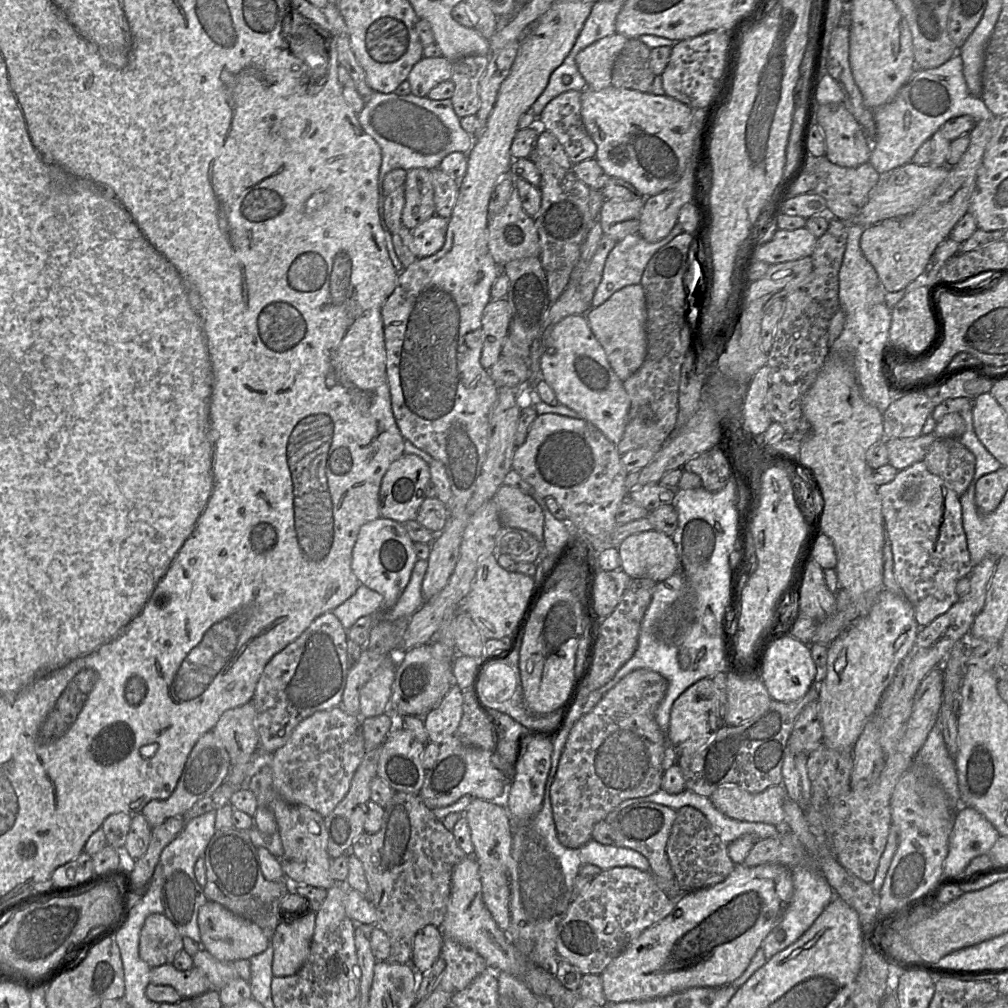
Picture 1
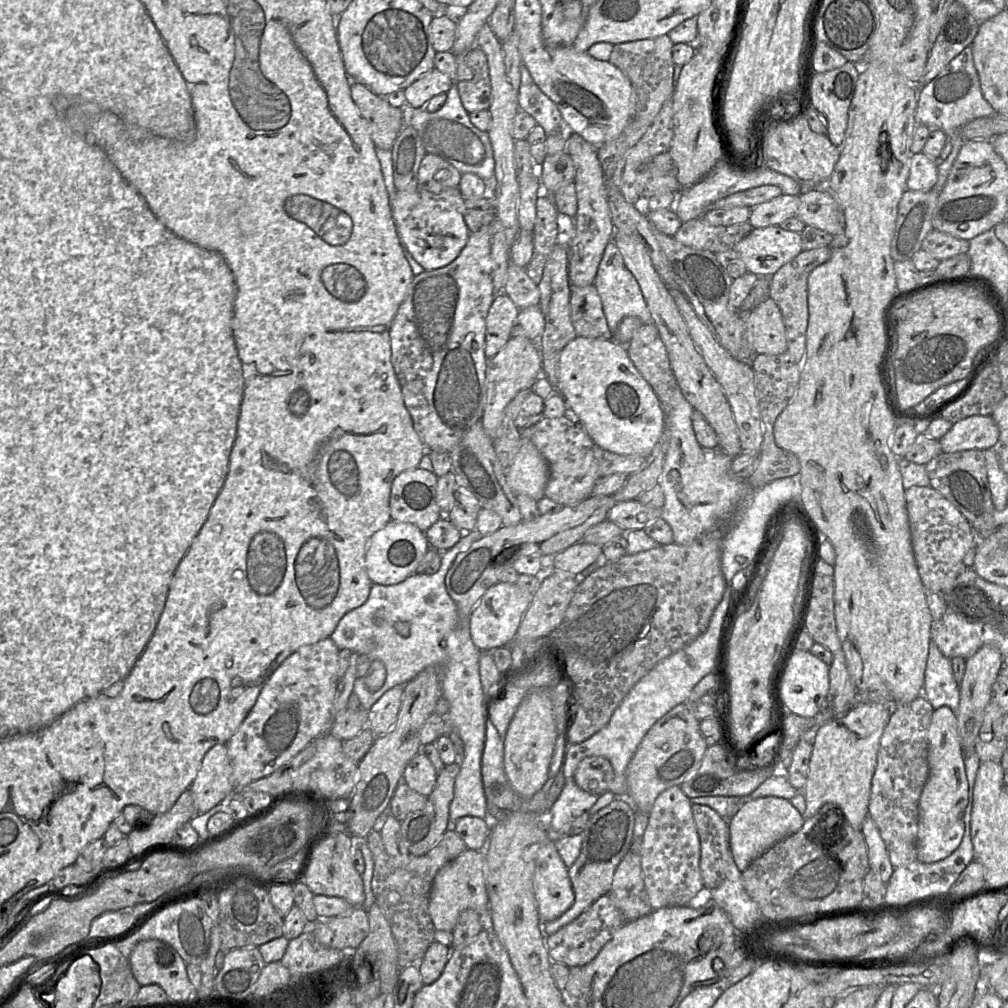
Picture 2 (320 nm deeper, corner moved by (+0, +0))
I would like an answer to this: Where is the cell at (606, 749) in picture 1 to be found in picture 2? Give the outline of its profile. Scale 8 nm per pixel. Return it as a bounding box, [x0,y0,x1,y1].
[574,756,614,796]

